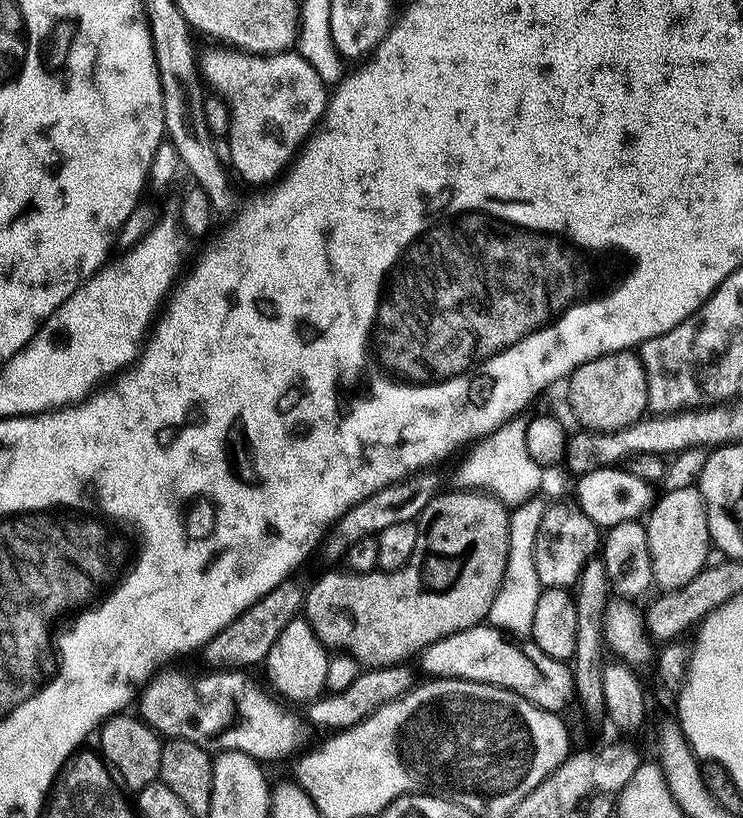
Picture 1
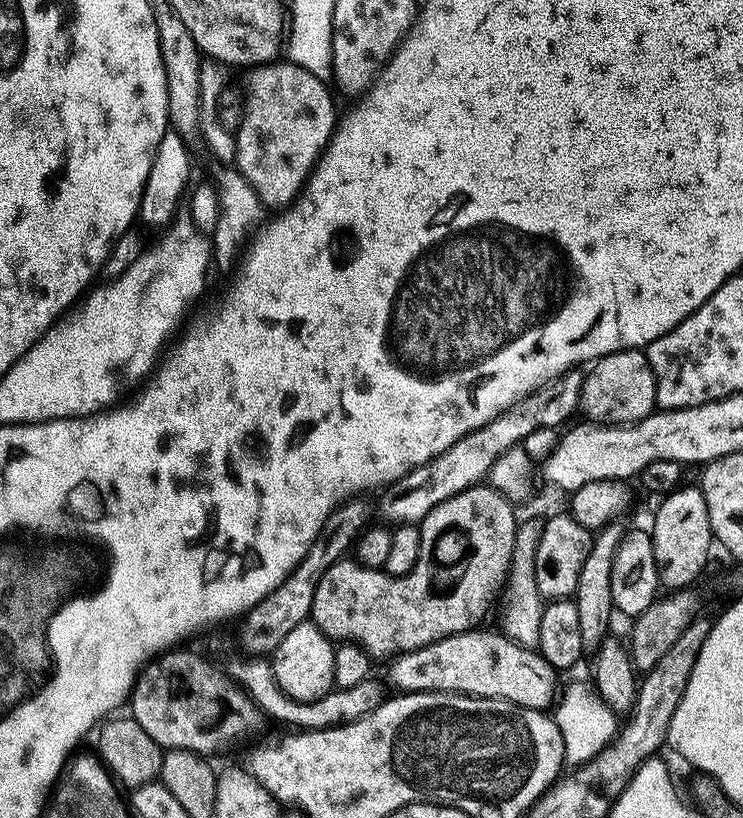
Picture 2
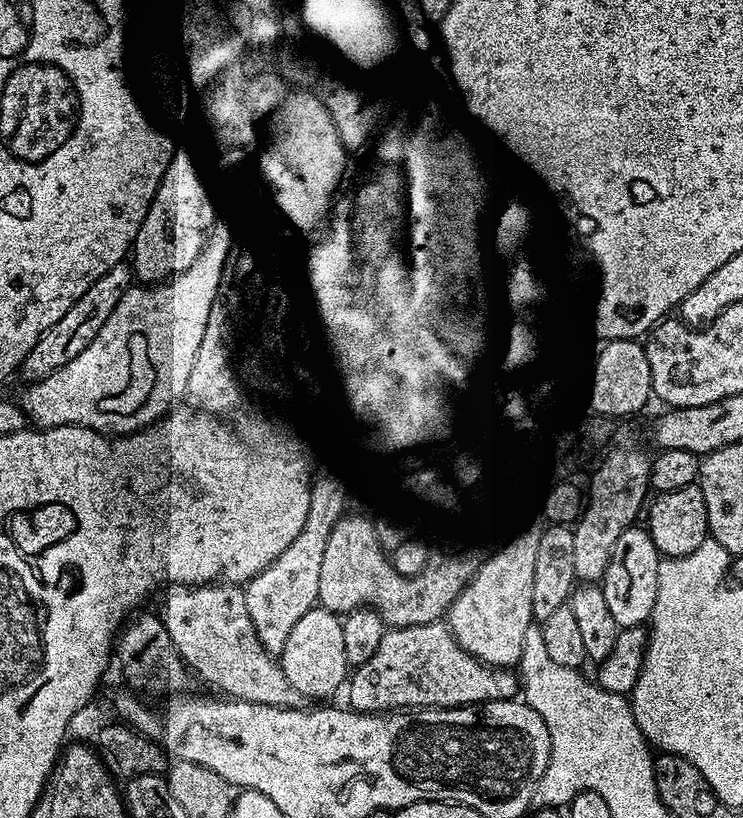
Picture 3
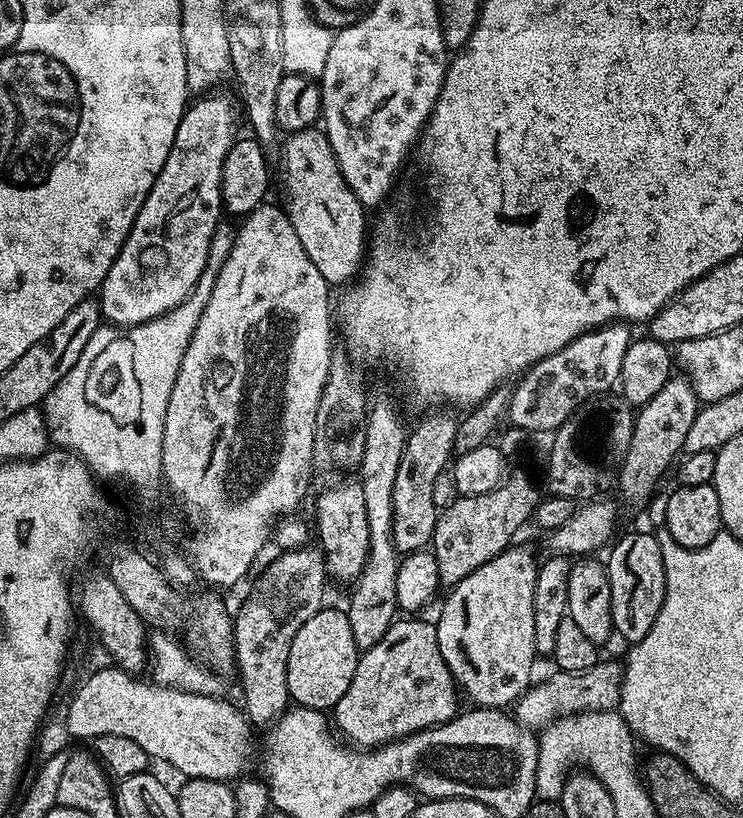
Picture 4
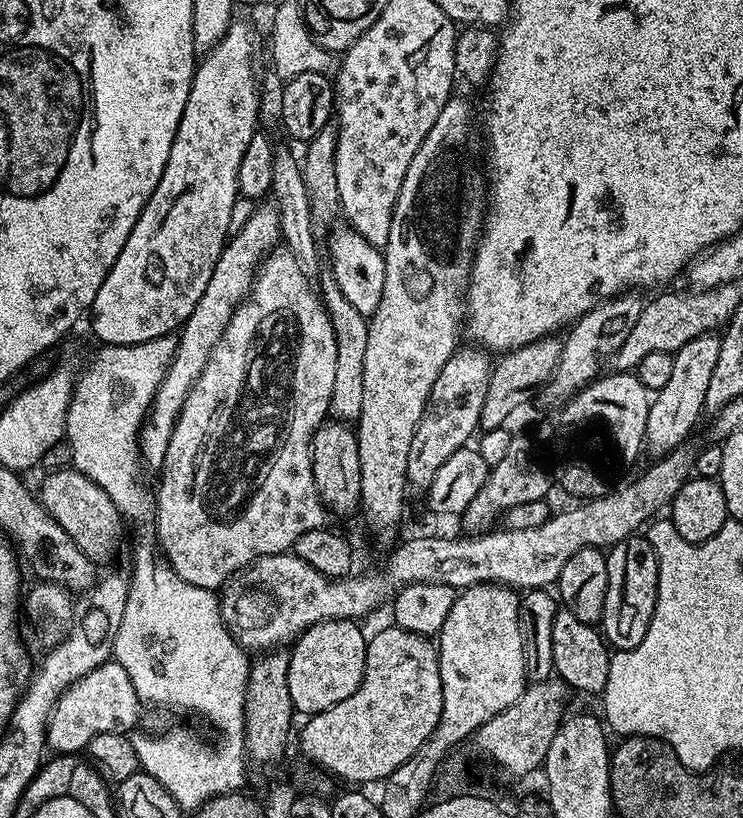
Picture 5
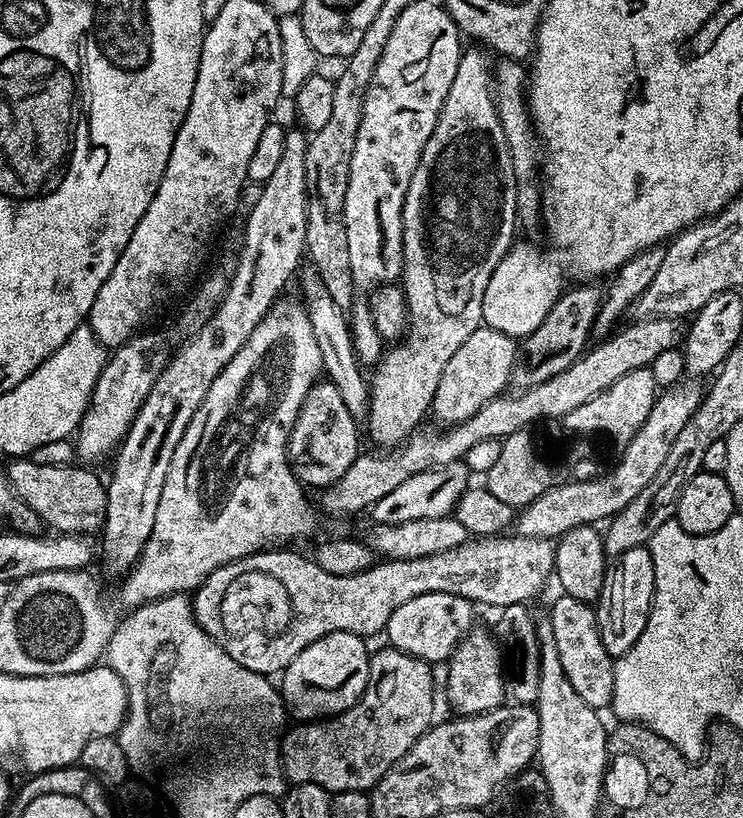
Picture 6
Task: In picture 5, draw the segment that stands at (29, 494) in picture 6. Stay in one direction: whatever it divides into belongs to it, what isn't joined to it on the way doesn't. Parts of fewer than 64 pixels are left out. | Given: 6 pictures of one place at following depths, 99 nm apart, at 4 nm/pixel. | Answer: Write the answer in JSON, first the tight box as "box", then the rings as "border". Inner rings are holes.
{"box":[38,466,126,566],"border":[[[65,466],[61,472],[52,472],[45,478],[40,492],[38,488],[38,499],[52,515],[54,522],[58,522],[58,526],[62,526],[62,530],[66,530],[70,538],[74,538],[78,550],[82,550],[86,558],[90,558],[98,566],[108,566],[104,564],[110,563],[115,558],[126,525],[120,519],[118,506],[110,502],[106,490],[102,490],[98,482],[90,482],[86,474],[77,472],[71,466]]]}

